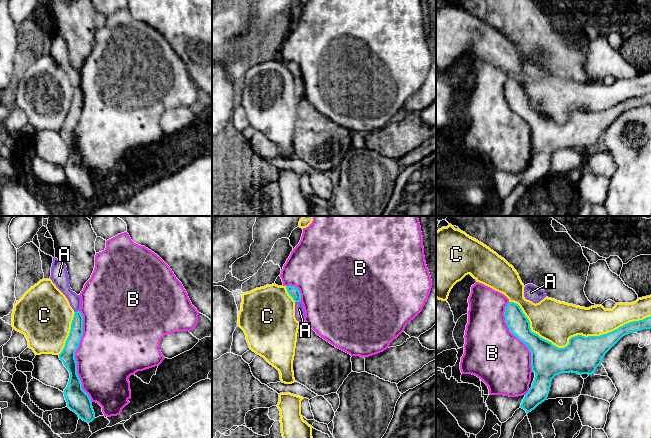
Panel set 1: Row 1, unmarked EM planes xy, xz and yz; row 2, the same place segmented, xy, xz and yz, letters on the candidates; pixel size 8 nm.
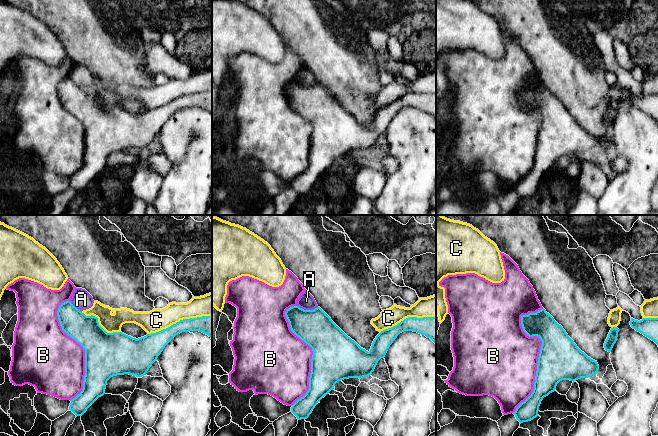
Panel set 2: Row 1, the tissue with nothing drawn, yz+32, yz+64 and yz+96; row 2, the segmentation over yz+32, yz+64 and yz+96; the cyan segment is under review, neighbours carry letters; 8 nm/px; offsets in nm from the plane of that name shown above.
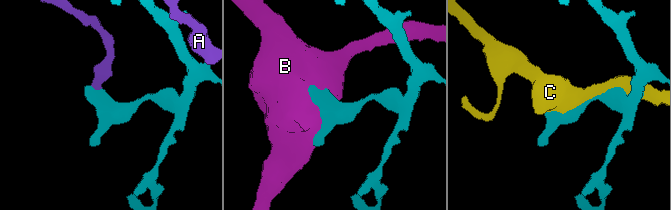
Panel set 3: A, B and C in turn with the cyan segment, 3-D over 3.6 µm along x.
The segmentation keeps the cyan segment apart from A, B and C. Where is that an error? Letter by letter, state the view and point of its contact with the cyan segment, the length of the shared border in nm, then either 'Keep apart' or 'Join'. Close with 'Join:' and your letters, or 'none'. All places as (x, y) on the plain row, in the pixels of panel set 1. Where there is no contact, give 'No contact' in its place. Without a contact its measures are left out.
A: Touches cyan at xz (297, 77). Shared border 50 nm. Keep apart
B: Touches cyan at xy (74, 133). Shared border 750 nm. Keep apart
C: Touches cyan at yz (572, 113). Shared border 1150 nm. Keep apart
Join: none

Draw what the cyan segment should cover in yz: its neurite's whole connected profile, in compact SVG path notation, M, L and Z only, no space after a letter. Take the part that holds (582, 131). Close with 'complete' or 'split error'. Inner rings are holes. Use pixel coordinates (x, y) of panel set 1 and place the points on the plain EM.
M509 78L504 92L509 107L531 128L531 143L535 154L520 182L527 190L547 176L551 157L556 151L570 148L592 151L605 130L623 112L651 105L651 93L647 93L600 112L571 113L566 123L558 124L531 107L530 98L518 80Z; complete

